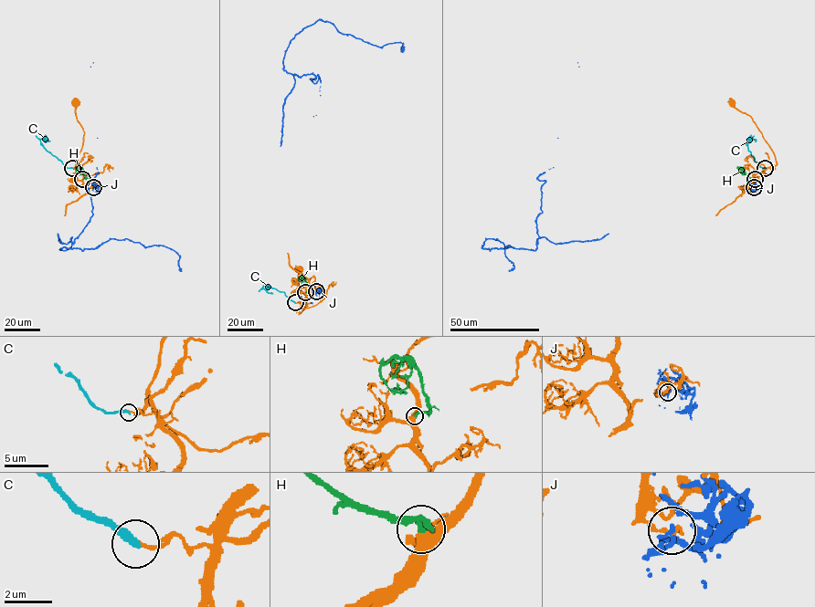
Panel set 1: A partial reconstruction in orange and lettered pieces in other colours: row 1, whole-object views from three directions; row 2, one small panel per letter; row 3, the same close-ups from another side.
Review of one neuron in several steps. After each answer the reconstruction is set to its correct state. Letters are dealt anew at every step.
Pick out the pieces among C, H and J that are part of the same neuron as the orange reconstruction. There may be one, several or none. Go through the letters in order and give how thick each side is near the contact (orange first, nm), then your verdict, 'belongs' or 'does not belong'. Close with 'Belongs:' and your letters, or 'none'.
C: 140/320 nm | does not belong
H: 400/280 nm | belongs
J: 140/160 nm | does not belong
Belongs: H

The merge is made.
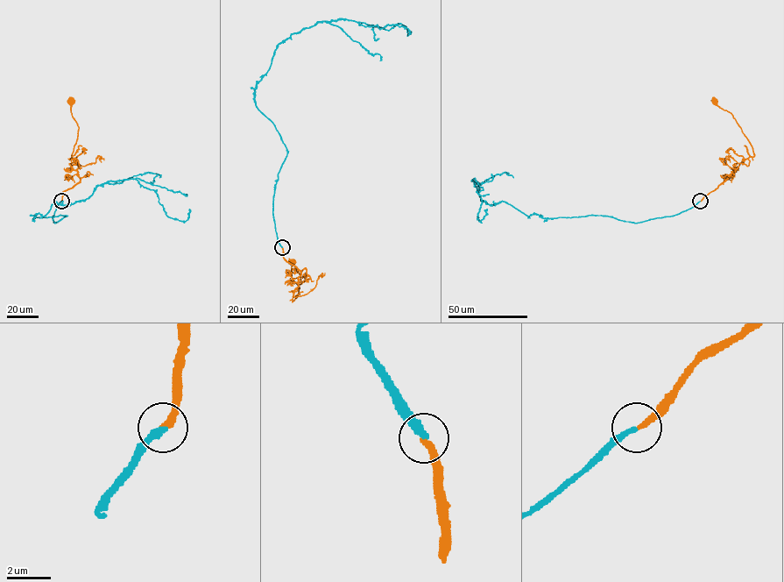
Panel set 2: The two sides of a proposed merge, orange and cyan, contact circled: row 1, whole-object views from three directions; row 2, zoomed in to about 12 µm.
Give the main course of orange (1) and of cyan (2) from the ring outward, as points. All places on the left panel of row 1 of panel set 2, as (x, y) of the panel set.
1: (61, 201), (62, 193), (80, 180), (78, 166), (72, 157), (79, 127), (71, 112), (71, 102)
2: (61, 201), (55, 223), (67, 216), (34, 218), (130, 179), (153, 189), (167, 216), (186, 221), (189, 209)

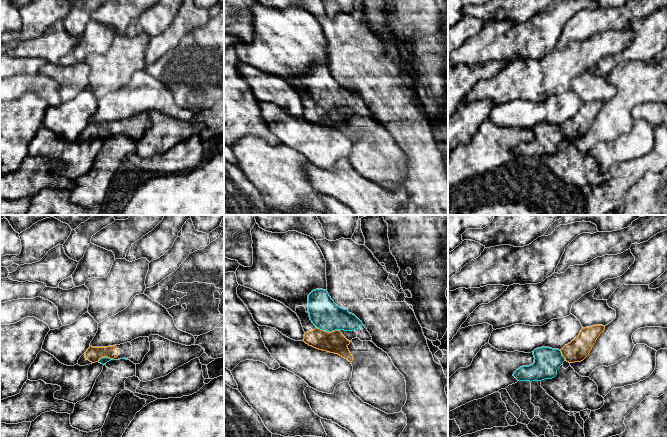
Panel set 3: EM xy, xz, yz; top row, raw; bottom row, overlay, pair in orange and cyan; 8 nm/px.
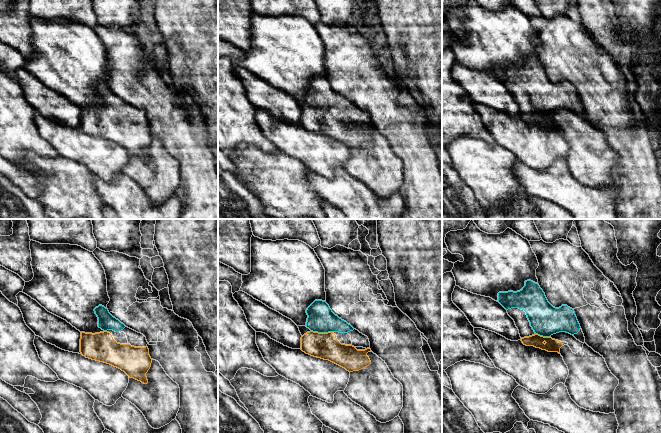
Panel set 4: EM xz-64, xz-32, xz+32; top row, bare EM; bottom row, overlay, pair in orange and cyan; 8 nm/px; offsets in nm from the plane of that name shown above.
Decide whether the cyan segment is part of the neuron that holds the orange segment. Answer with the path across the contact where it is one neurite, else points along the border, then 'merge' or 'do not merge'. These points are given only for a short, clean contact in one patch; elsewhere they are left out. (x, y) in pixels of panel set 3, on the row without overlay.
runs through xz (334, 118), (326, 107), (326, 91), (323, 88); merge

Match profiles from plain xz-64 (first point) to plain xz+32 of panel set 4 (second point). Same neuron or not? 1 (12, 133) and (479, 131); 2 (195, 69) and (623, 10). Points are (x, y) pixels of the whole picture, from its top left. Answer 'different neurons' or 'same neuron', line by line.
1: same neuron
2: same neuron

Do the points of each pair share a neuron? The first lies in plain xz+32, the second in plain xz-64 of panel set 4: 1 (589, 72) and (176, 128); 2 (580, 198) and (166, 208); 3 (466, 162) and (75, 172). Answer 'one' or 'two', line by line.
1: one
2: one
3: one

